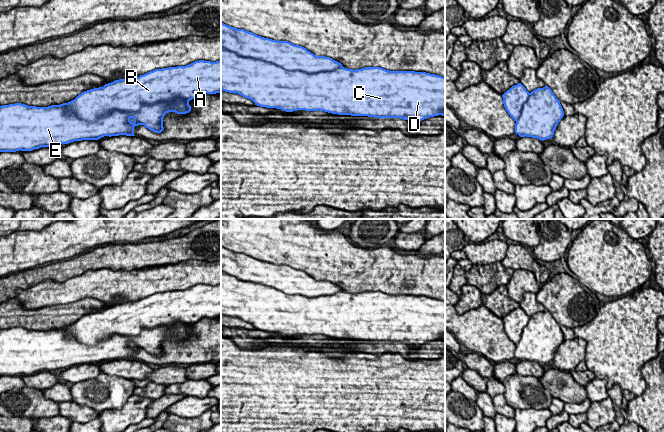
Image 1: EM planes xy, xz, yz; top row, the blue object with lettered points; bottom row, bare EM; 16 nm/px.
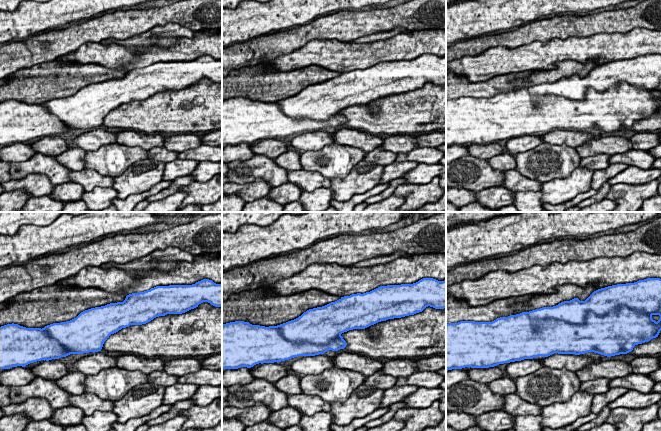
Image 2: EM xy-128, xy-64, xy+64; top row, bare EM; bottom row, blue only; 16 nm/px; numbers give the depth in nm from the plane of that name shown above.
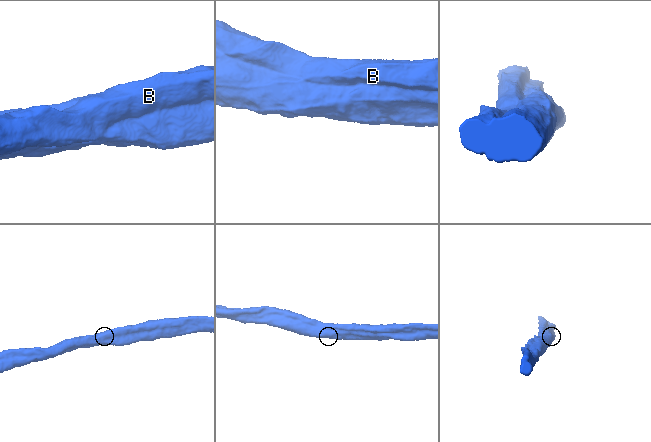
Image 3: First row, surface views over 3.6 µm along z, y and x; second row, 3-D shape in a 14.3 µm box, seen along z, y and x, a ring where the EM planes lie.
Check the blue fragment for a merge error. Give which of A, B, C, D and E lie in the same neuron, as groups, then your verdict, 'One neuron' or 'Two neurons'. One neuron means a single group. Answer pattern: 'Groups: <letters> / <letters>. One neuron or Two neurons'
Groups: A B C D E. One neuron

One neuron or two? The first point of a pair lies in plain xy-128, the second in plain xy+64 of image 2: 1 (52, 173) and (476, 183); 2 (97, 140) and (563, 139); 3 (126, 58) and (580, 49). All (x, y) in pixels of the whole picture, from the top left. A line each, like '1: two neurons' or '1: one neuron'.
1: one neuron
2: two neurons
3: one neuron

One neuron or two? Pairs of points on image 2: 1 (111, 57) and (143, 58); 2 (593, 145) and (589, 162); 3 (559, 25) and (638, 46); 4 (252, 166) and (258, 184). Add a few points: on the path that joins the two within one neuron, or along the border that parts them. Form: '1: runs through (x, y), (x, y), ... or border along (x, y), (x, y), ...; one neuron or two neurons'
1: runs through (119, 57), (135, 58); one neuron
2: border along (610, 155), (596, 154), (581, 158); two neurons
3: border along (617, 32), (571, 37); two neurons
4: border along (233, 182), (251, 183), (262, 178), (272, 186); two neurons

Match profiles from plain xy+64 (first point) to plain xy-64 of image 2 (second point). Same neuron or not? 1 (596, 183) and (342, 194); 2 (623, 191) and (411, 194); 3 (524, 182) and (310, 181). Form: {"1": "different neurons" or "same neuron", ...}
{"1": "different neurons", "2": "same neuron", "3": "same neuron"}

